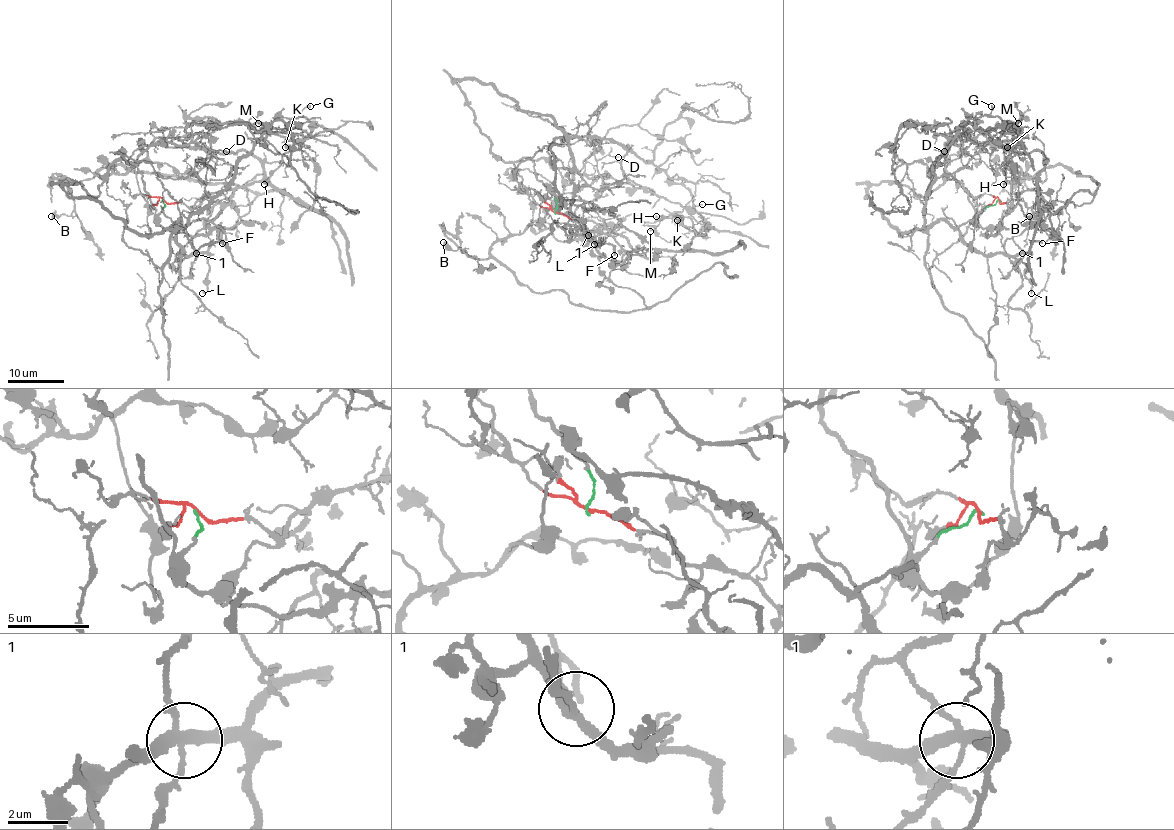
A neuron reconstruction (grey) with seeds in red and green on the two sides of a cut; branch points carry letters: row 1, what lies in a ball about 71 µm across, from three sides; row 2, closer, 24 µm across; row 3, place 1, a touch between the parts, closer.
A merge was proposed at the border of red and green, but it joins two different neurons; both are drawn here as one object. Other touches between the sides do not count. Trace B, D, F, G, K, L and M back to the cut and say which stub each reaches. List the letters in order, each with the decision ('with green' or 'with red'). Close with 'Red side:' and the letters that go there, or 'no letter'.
B: with red
D: with red
F: with green
G: with red
K: with red
L: with green
M: with red
Red side: B, D, G, K, M

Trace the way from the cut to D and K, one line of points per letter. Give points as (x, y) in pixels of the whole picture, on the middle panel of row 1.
D: (555, 213), (610, 235), (624, 250), (656, 251), (651, 258), (575, 214), (602, 190), (598, 160), (619, 156)
K: (555, 213), (610, 235), (609, 278), (647, 308), (595, 311), (490, 247), (535, 221), (697, 231), (677, 220)

